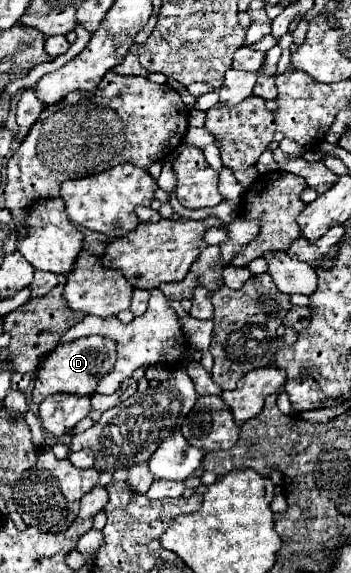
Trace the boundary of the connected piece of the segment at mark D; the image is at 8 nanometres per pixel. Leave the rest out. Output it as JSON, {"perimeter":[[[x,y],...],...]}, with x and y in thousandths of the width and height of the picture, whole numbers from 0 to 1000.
{"perimeter":[[[242,586],[191,600],[168,600],[117,639],[117,649],[94,663],[94,684],[88,698],[100,705],[117,705],[134,691],[162,684],[197,684],[197,688],[265,688],[276,663],[305,653],[305,646],[328,632],[328,597],[299,586]]]}

